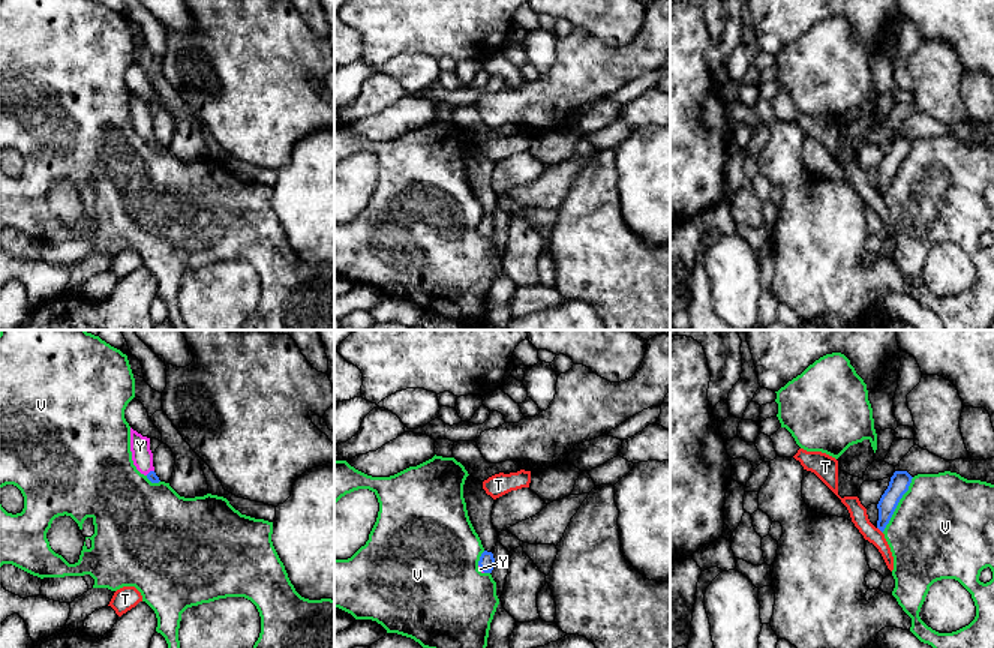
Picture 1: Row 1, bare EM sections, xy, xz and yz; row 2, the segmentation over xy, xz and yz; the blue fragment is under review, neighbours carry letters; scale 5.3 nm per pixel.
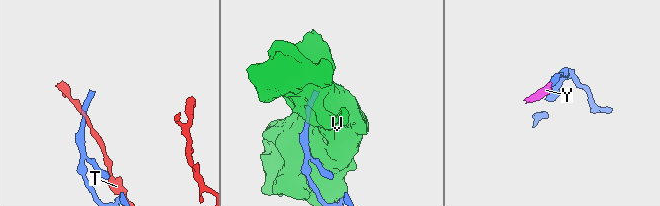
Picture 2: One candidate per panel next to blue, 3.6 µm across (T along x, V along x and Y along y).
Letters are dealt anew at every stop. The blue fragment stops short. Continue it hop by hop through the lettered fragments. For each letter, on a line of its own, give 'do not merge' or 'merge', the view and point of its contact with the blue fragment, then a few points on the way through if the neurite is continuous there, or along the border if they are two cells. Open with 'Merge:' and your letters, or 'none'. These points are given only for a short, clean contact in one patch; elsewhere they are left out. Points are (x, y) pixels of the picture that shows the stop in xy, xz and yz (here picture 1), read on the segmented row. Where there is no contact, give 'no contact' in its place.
Merge: Y
T: do not merge; meets blue in yz at (879, 528)
V: do not merge; meets blue in yz at (897, 504)
Y: merge; meets blue in xy at (150, 471); runs through xy (152, 476), (150, 471), (144, 465), (140, 446)

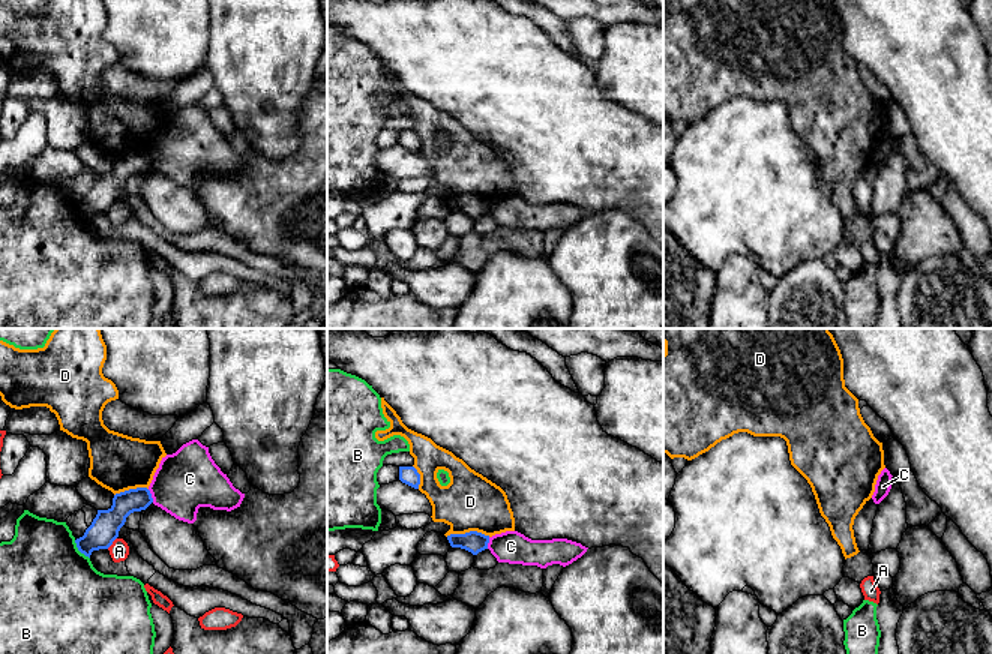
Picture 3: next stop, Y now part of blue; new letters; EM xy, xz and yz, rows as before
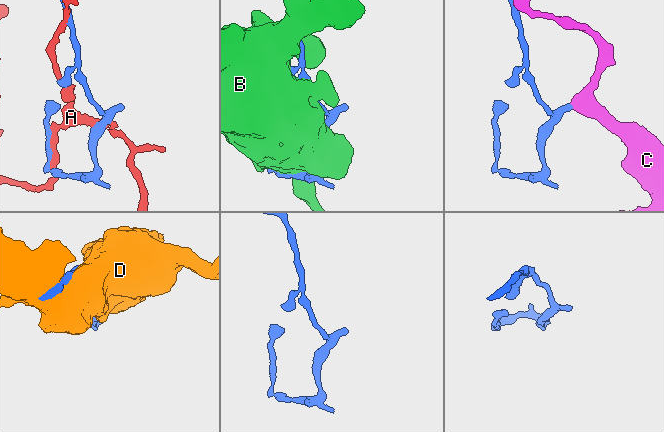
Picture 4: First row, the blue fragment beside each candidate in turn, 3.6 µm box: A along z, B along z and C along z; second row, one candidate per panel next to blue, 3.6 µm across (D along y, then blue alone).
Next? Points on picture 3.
Merge: none
A: do not merge; meets blue in xy at (111, 543)
B: do not merge; meets blue in xy at (80, 551)
C: do not merge; meets blue in xy at (150, 495); border along xy (147, 489), (153, 501)
D: do not merge; meets blue in xz at (468, 533)

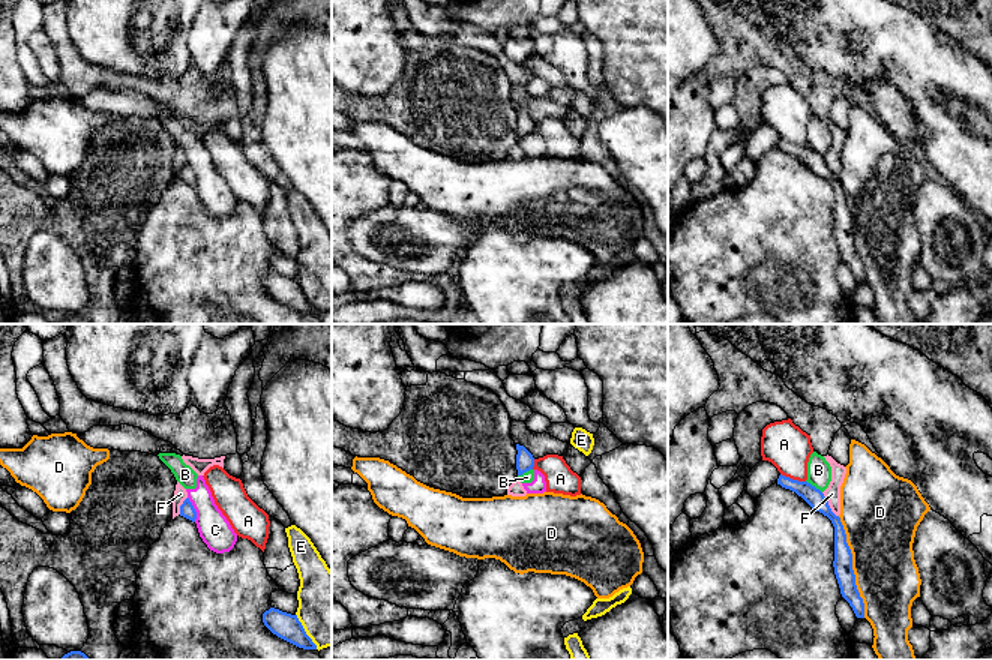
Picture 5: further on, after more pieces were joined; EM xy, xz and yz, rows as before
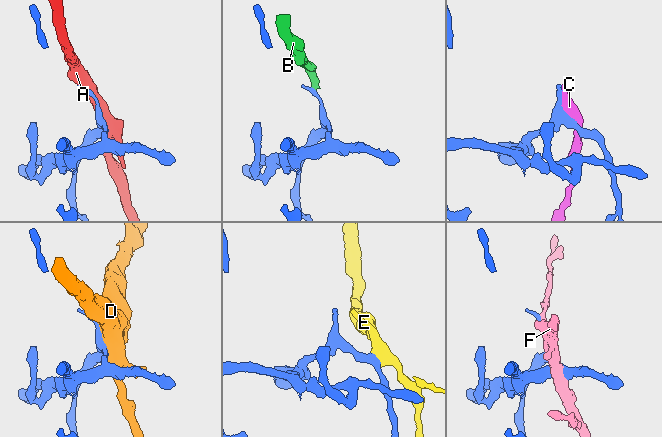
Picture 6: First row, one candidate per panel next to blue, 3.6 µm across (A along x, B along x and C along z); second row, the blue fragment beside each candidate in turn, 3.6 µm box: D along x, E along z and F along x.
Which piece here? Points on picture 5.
Merge: none
A: do not merge; meets blue in yz at (791, 479); border along yz (781, 473), (805, 482)
B: do not merge; meets blue in yz at (814, 486); border along yz (806, 480), (821, 492)
C: do not merge; meets blue in xy at (194, 509)
D: do not merge; meets blue in yz at (851, 567)
E: do not merge; meets blue in xy at (305, 632); border along xy (296, 614), (305, 633), (317, 648)
F: do not merge; meets blue in yz at (827, 504)

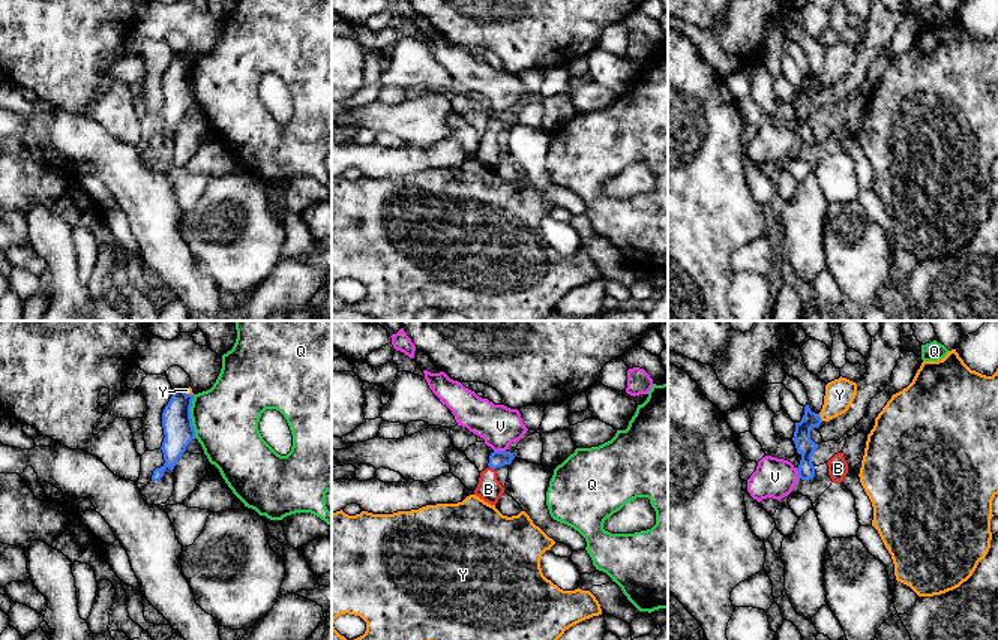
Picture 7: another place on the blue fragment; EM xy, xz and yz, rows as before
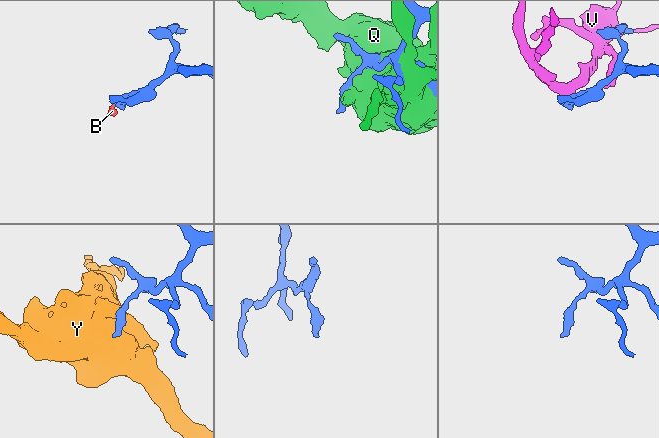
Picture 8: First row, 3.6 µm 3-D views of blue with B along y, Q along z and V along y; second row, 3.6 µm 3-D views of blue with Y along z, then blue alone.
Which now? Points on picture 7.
Merge: B
B: merge; meets blue in xz at (492, 468); runs through xz (497, 459), (492, 468), (488, 477), (488, 489)
Q: do not merge; meets blue in xy at (189, 415)
V: do not merge; meets blue in xz at (500, 451); border along xz (494, 450), (505, 451)
Y: do not merge; meets blue in yz at (820, 417); border along yz (818, 414), (823, 420)

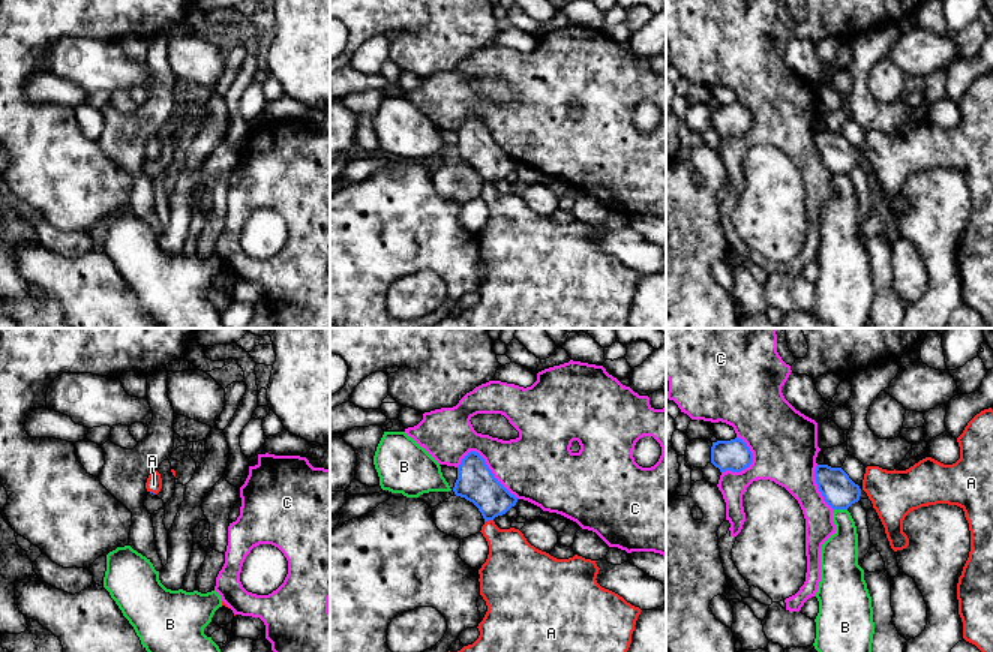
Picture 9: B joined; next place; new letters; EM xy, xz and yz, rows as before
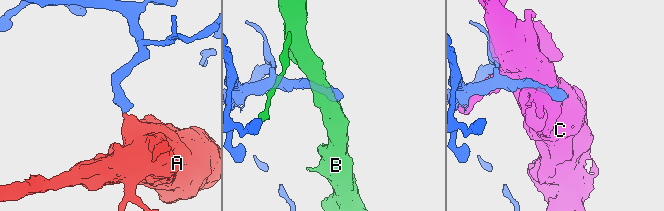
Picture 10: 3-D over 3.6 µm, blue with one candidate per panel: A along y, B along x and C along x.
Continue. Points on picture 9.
Merge: A
A: merge; meets blue in xz at (488, 520); runs through xz (476, 483), (488, 495), (488, 520), (512, 559)
B: do not merge; meets blue in yz at (840, 508)
C: do not merge; meets blue in xz at (486, 465)

